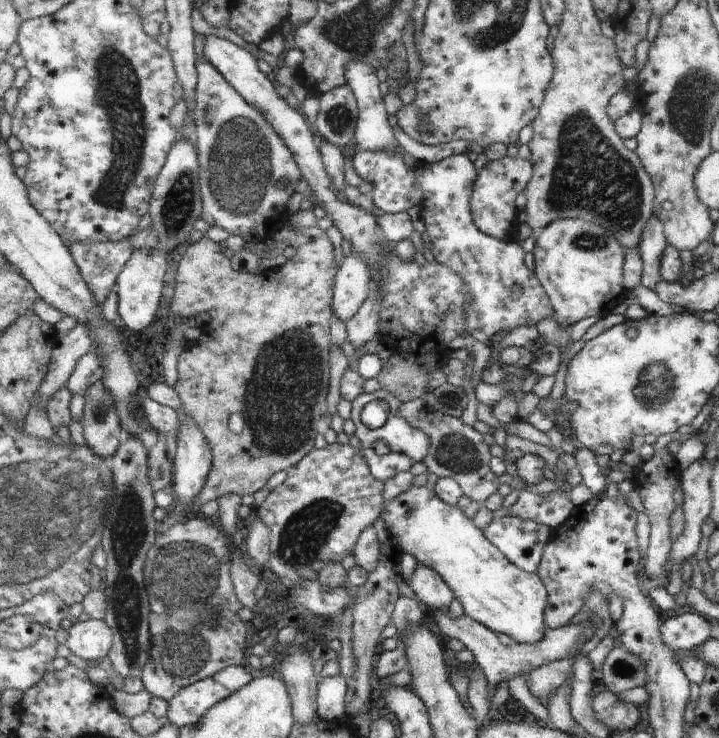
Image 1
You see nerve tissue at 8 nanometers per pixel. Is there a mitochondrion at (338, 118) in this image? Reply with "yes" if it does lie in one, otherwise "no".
yes

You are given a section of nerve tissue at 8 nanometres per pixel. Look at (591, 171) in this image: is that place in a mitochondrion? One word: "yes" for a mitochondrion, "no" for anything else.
yes

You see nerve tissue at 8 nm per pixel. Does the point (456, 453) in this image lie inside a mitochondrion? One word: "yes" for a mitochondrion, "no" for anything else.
yes

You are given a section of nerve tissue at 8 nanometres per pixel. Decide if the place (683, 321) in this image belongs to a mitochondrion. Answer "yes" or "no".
no

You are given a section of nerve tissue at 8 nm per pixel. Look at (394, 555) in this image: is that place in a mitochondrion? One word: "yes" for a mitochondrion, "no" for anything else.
no

